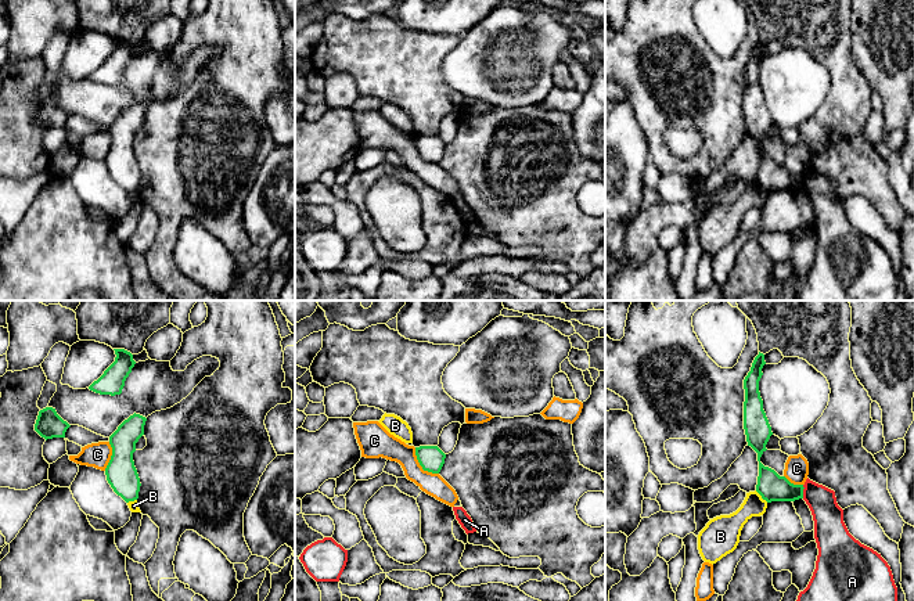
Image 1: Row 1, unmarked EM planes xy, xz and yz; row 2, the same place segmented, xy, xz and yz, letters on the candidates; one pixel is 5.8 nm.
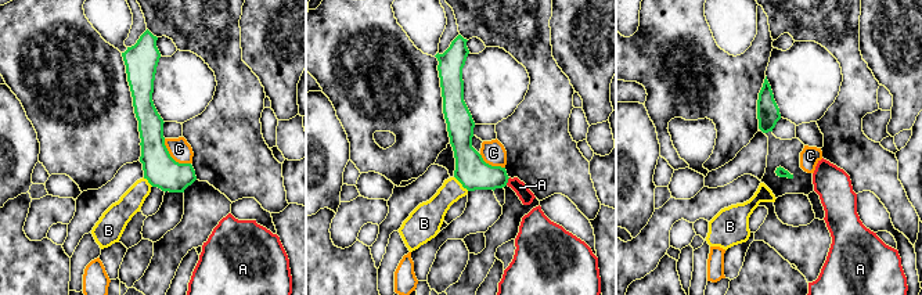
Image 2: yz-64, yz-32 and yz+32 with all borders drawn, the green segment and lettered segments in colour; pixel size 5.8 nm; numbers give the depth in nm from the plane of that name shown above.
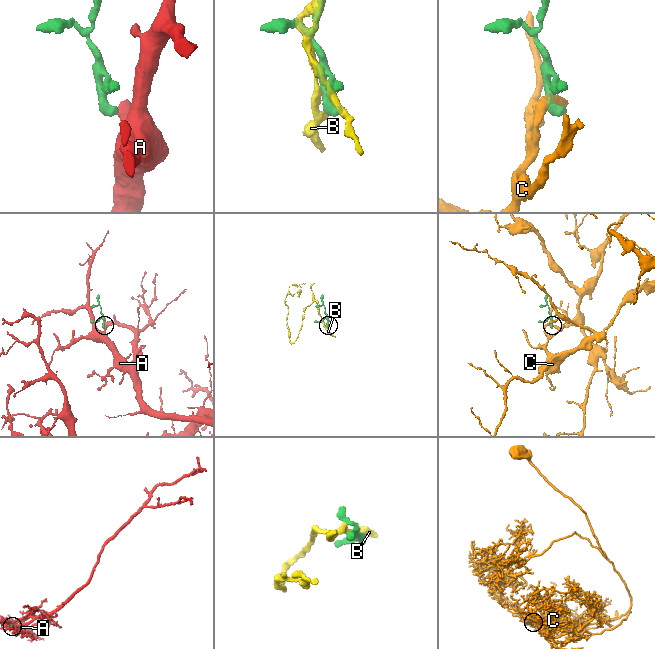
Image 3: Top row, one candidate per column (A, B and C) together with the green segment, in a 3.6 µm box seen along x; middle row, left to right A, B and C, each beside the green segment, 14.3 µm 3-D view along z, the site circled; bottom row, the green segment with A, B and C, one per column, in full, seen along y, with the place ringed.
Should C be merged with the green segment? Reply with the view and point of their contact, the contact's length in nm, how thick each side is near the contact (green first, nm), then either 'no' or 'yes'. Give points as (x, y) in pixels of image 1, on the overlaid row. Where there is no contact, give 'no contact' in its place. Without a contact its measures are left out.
xz (420, 464) | 220 nm | 150/150 nm | no

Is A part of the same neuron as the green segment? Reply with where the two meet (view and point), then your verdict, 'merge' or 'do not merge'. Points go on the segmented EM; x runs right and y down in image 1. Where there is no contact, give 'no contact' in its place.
contact yz (802, 492); do not merge

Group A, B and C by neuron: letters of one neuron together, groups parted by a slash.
A / B / C

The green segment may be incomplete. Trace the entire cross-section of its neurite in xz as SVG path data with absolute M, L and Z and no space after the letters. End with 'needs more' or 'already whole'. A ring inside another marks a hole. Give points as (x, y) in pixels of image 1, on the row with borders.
M420 446L415 447L415 456L424 471L439 474L446 454L438 446Z | already whole

